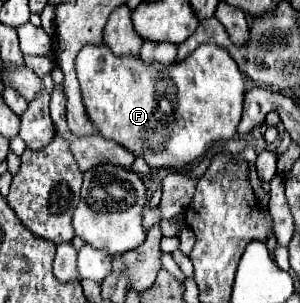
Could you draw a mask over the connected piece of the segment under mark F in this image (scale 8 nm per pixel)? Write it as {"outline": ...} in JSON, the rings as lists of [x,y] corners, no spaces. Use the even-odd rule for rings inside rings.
{"outline":[[[98,44],[98,46],[84,46],[76,58],[76,74],[78,74],[78,82],[82,88],[82,100],[88,112],[88,118],[94,122],[94,126],[98,128],[98,132],[104,138],[112,138],[118,144],[122,144],[124,148],[132,150],[134,154],[142,156],[150,168],[168,168],[168,170],[180,170],[184,166],[194,164],[196,160],[200,160],[208,148],[218,142],[218,140],[232,140],[236,134],[236,126],[240,122],[242,116],[242,104],[244,104],[244,94],[246,94],[246,86],[244,86],[244,74],[238,70],[234,58],[230,56],[230,52],[226,52],[224,48],[218,48],[216,44],[202,44],[198,46],[198,50],[194,50],[184,62],[176,62],[170,66],[160,66],[160,64],[144,64],[138,56],[124,56],[124,58],[116,58],[110,48],[106,44]]]}

